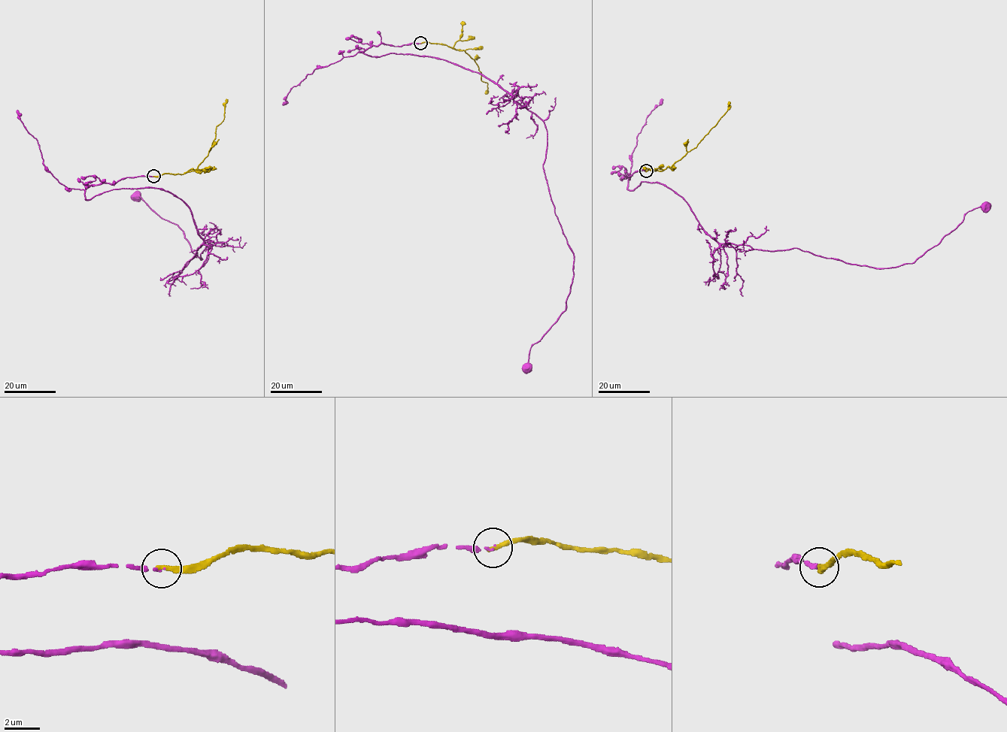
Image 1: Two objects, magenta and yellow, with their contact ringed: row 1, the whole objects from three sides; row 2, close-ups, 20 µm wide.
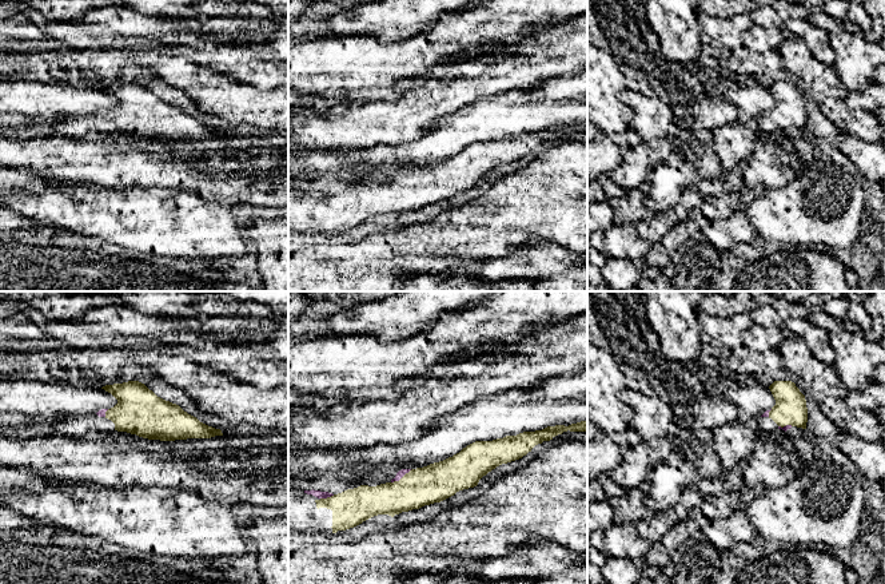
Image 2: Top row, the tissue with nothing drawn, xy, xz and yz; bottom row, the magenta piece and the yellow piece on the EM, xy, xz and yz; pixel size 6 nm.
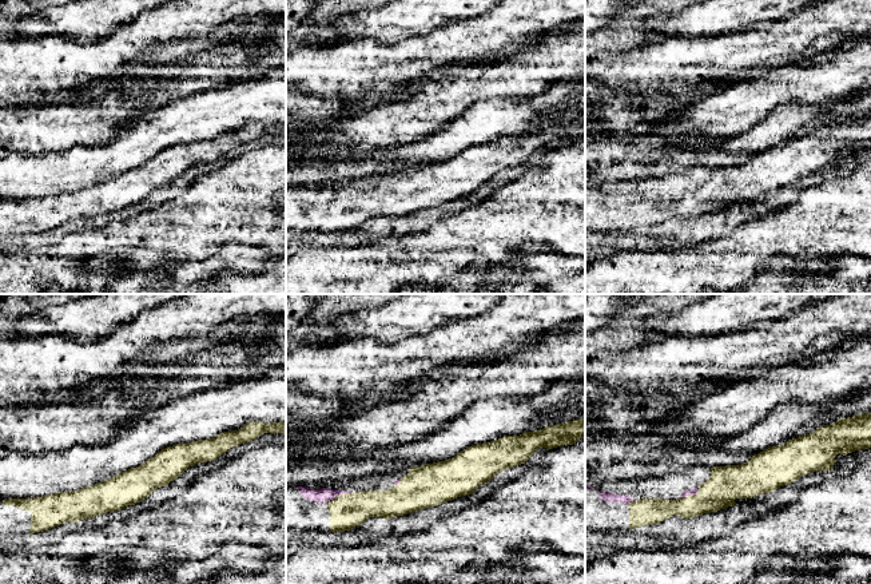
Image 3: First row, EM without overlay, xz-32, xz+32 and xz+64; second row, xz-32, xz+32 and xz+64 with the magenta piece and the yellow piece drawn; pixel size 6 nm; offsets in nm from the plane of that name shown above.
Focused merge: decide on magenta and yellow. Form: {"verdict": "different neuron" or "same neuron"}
{"verdict": "same neuron"}

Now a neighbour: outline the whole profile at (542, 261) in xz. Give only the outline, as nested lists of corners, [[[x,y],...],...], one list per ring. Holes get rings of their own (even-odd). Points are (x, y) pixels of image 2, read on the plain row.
[[[559,245],[522,246],[502,259],[474,263],[477,275],[487,282],[549,278],[587,262],[587,254],[575,254]]]

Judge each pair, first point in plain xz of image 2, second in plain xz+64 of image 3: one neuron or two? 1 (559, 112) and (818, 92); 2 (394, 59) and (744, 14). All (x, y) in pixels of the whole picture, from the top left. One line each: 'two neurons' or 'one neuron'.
1: two neurons
2: two neurons

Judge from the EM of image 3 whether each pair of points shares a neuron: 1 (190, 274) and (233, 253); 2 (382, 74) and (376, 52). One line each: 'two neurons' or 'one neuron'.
1: one neuron
2: one neuron

